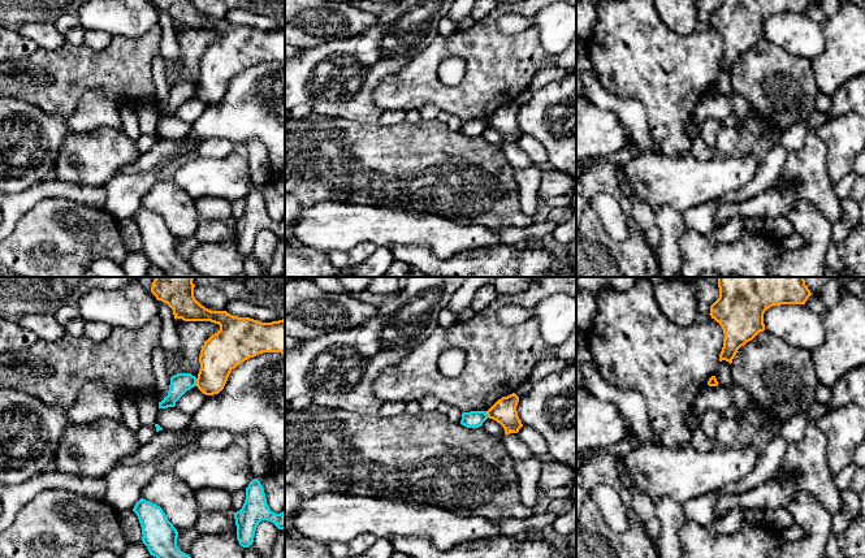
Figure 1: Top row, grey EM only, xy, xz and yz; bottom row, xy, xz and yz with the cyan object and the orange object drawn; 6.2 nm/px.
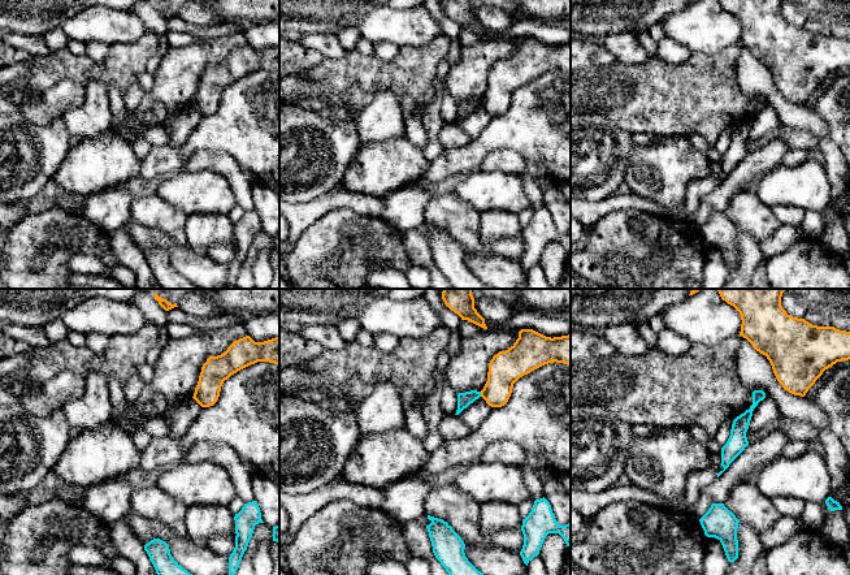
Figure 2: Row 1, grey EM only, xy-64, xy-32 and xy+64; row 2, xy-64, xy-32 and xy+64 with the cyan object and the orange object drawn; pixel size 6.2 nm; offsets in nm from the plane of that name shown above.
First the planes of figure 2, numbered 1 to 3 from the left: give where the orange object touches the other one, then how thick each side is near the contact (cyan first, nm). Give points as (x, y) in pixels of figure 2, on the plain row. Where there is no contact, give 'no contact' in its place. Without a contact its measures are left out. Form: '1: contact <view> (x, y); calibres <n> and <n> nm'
1: no contact
2: contact xy-32 (480, 103); calibres 90 and 200 nm
3: no contact

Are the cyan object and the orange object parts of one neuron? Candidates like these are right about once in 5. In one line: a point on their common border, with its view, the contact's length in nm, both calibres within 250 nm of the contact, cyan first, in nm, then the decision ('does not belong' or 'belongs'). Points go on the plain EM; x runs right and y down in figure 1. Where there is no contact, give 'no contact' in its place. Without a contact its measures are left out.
contact xy (195, 91); length 50 nm; calibres 120 and 240 nm; does not belong

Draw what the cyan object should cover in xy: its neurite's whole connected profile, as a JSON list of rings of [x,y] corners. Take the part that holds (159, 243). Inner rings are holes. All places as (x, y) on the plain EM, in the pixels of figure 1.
[[[140,207],[133,220],[142,235],[143,252],[166,277],[204,277],[178,258],[178,241],[160,215]]]

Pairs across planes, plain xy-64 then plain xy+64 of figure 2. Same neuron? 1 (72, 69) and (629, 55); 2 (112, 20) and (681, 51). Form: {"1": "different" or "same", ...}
{"1": "different", "2": "different"}

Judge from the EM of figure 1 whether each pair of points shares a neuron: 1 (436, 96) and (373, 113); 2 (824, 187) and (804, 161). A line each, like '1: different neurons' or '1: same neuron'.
1: different neurons
2: same neuron

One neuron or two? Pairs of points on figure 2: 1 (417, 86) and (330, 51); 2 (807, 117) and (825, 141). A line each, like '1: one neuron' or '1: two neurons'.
1: two neurons
2: one neuron

